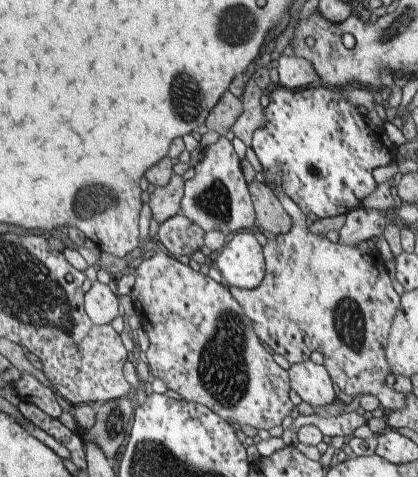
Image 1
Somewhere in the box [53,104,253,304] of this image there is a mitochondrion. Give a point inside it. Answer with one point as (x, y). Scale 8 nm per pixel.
(88, 201)

